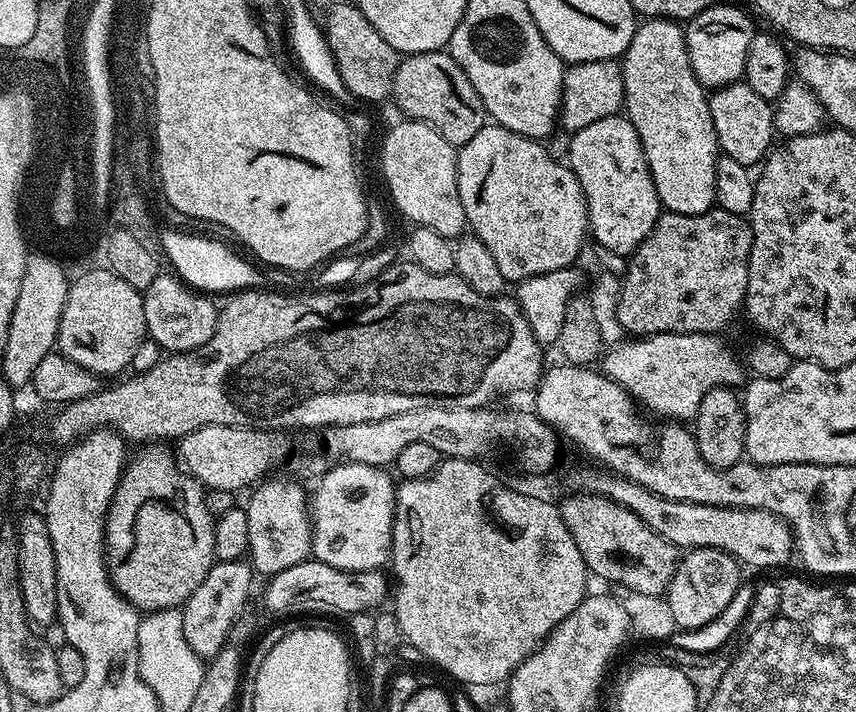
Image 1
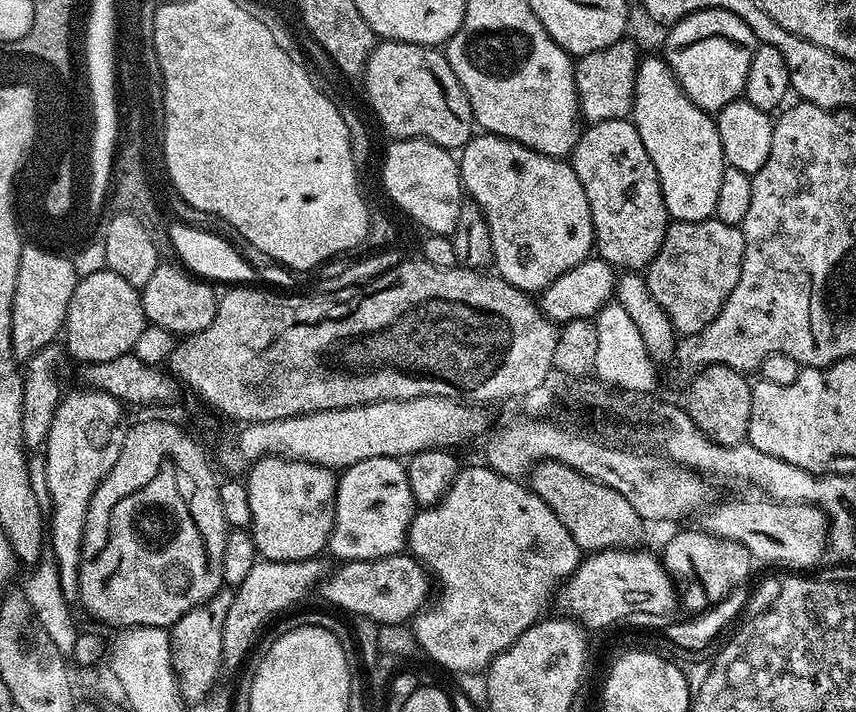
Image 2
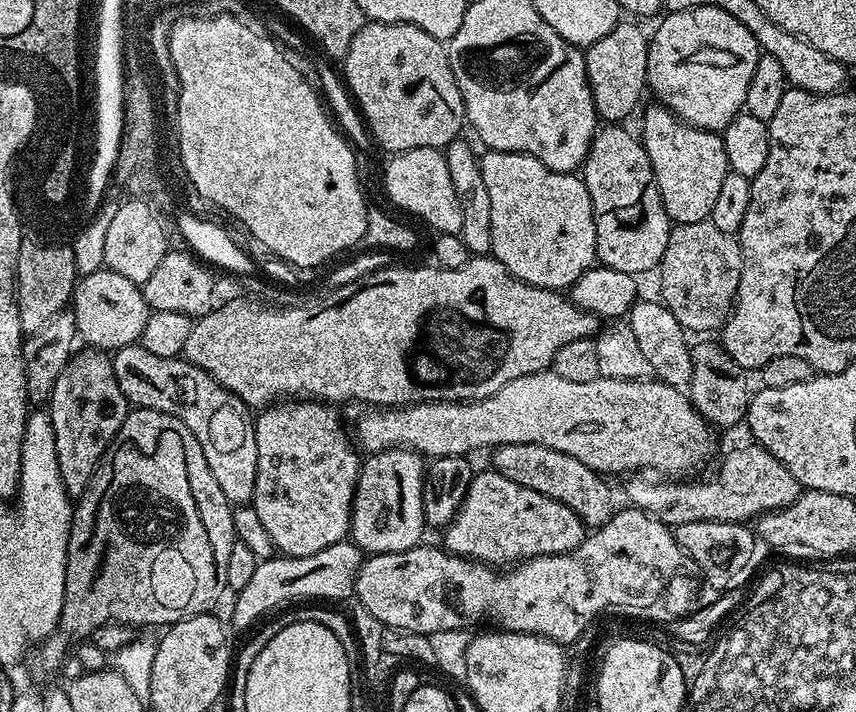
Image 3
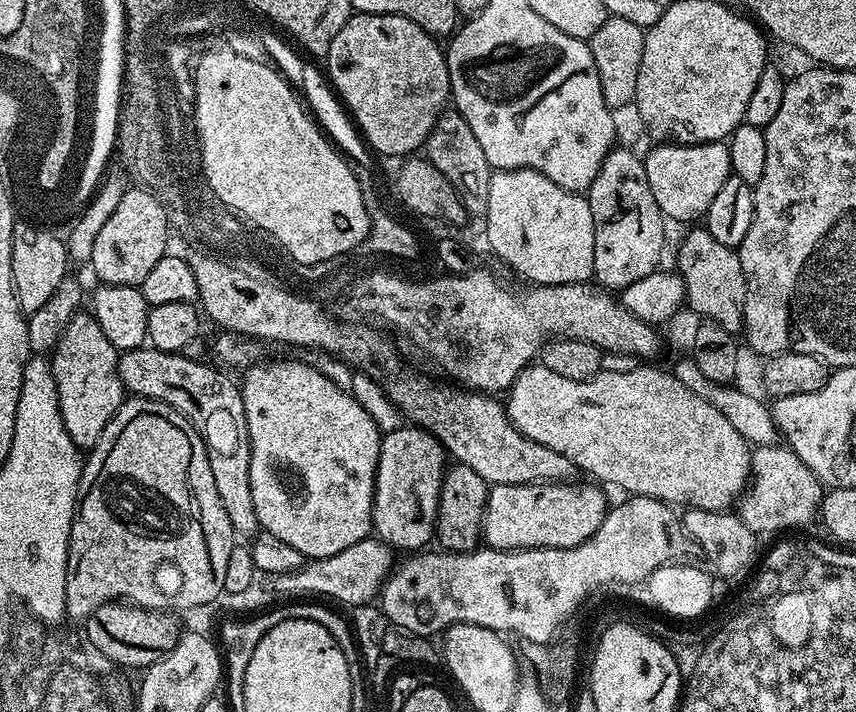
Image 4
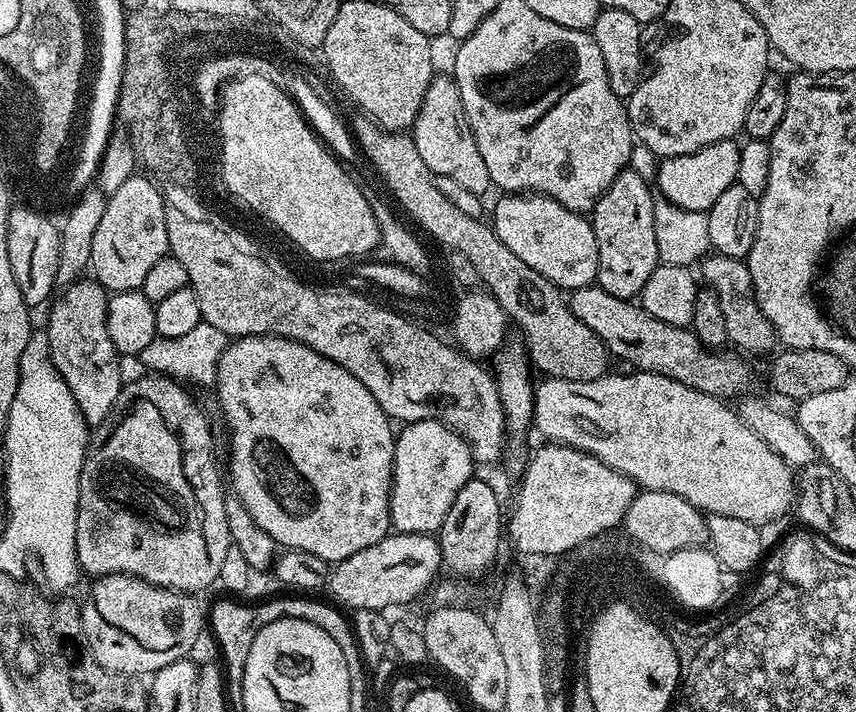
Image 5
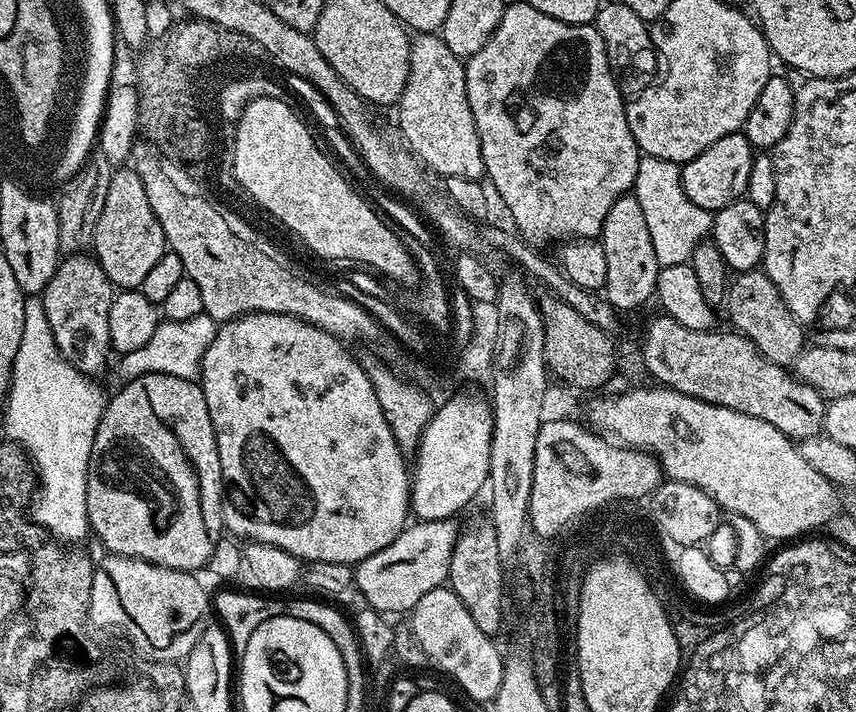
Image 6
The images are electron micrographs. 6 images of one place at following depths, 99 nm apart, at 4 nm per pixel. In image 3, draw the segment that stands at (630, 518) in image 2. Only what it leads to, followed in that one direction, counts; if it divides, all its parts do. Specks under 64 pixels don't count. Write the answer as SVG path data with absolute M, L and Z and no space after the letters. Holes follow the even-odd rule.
M505 444L497 447L492 454L491 467L495 471L510 478L510 482L518 482L518 486L538 490L538 494L546 494L562 502L562 506L570 506L570 510L574 510L589 529L599 528L612 517L614 505L612 492L604 481L607 479L590 466L578 462L578 458L570 458L570 454L562 454L562 450L537 444Z

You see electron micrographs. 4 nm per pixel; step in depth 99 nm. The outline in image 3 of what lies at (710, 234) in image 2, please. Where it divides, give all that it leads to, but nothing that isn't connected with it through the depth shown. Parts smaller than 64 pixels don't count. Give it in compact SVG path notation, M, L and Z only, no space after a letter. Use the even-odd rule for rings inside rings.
M711 219L676 224L660 259L659 295L670 314L689 333L712 332L715 328L717 331L732 315L741 270L740 242L733 233L718 230Z

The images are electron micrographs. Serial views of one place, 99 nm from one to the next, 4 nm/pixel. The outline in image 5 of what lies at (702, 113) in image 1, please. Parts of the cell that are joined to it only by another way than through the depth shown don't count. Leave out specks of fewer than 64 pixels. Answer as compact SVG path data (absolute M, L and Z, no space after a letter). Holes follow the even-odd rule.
M735 139L714 142L697 152L681 156L665 156L659 161L654 177L659 195L682 210L708 213L731 184L736 183L740 144Z

